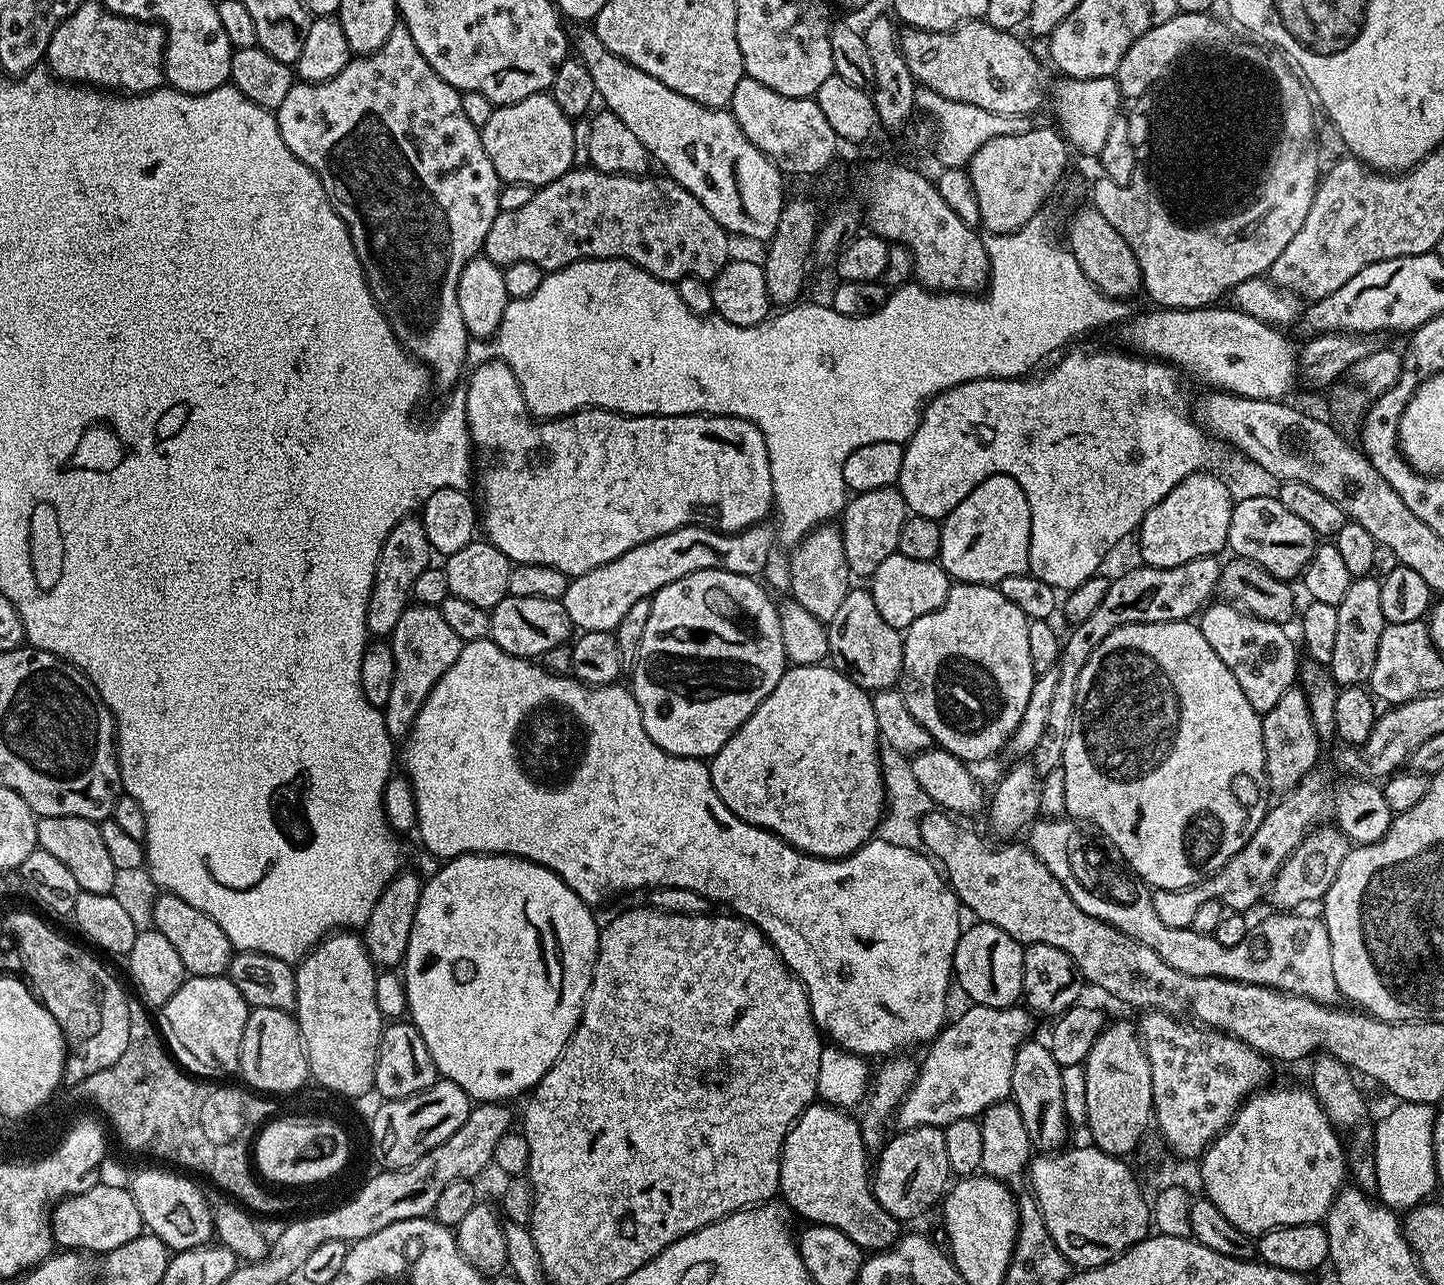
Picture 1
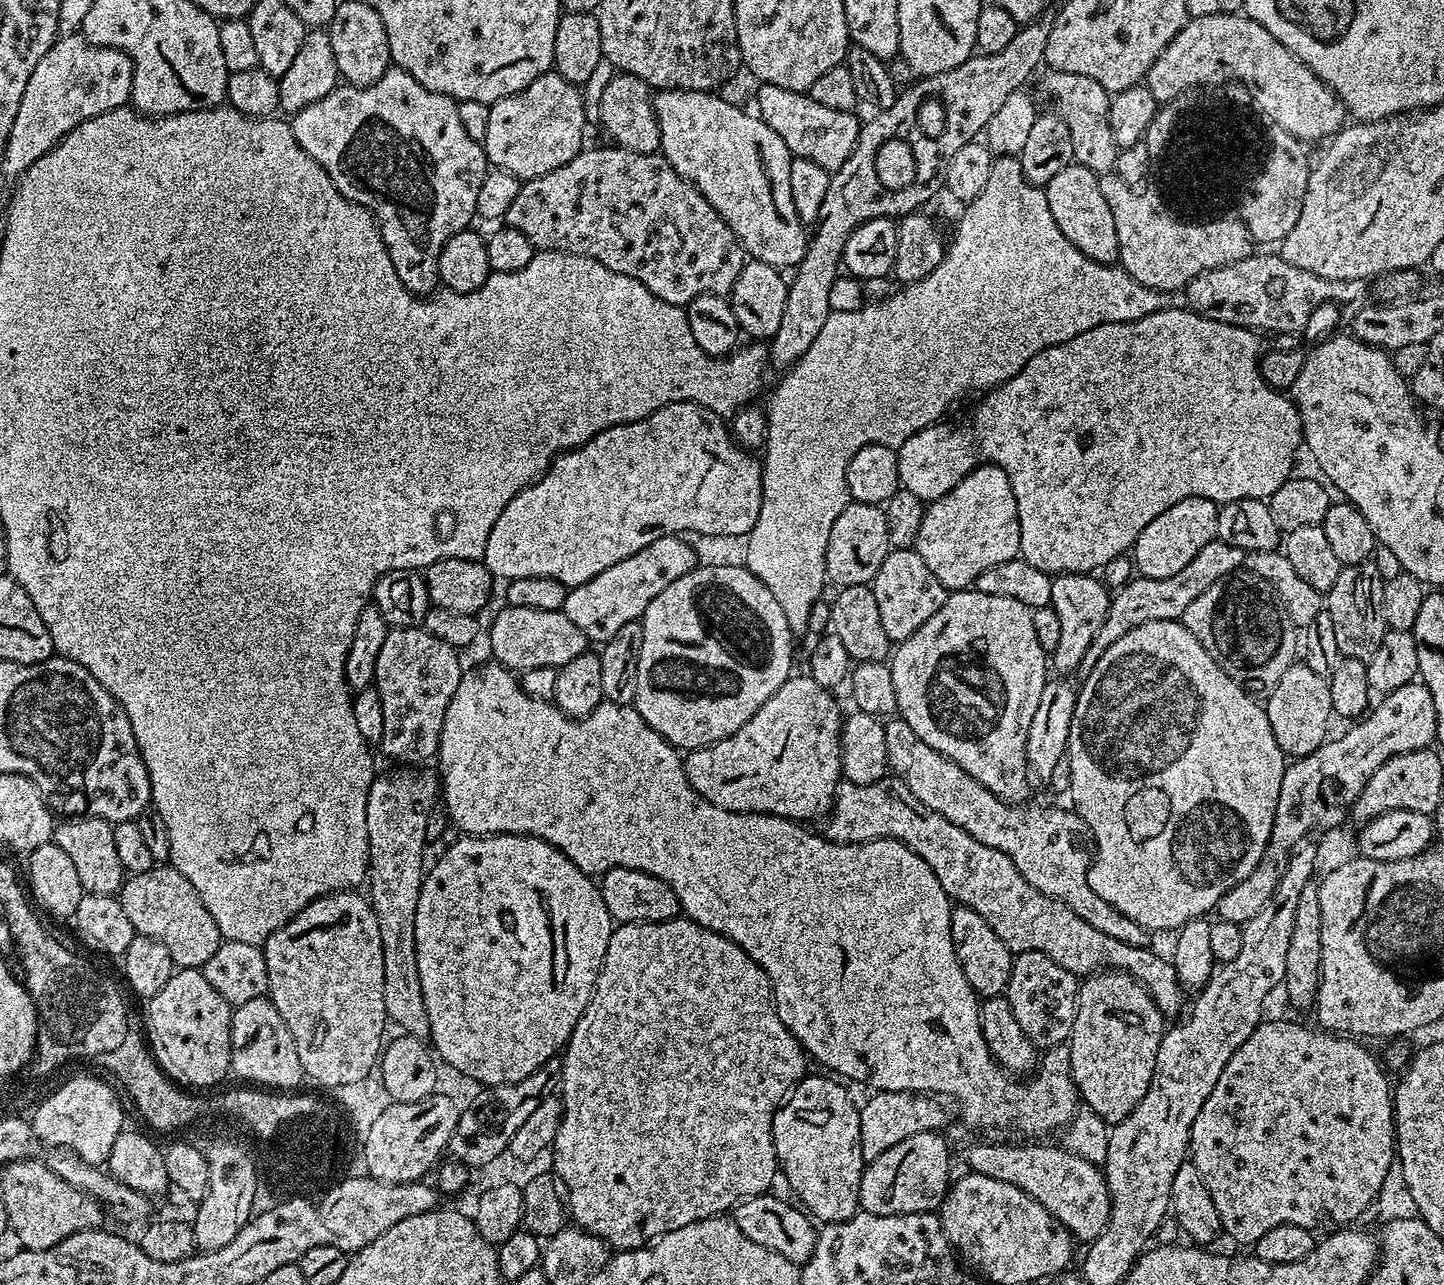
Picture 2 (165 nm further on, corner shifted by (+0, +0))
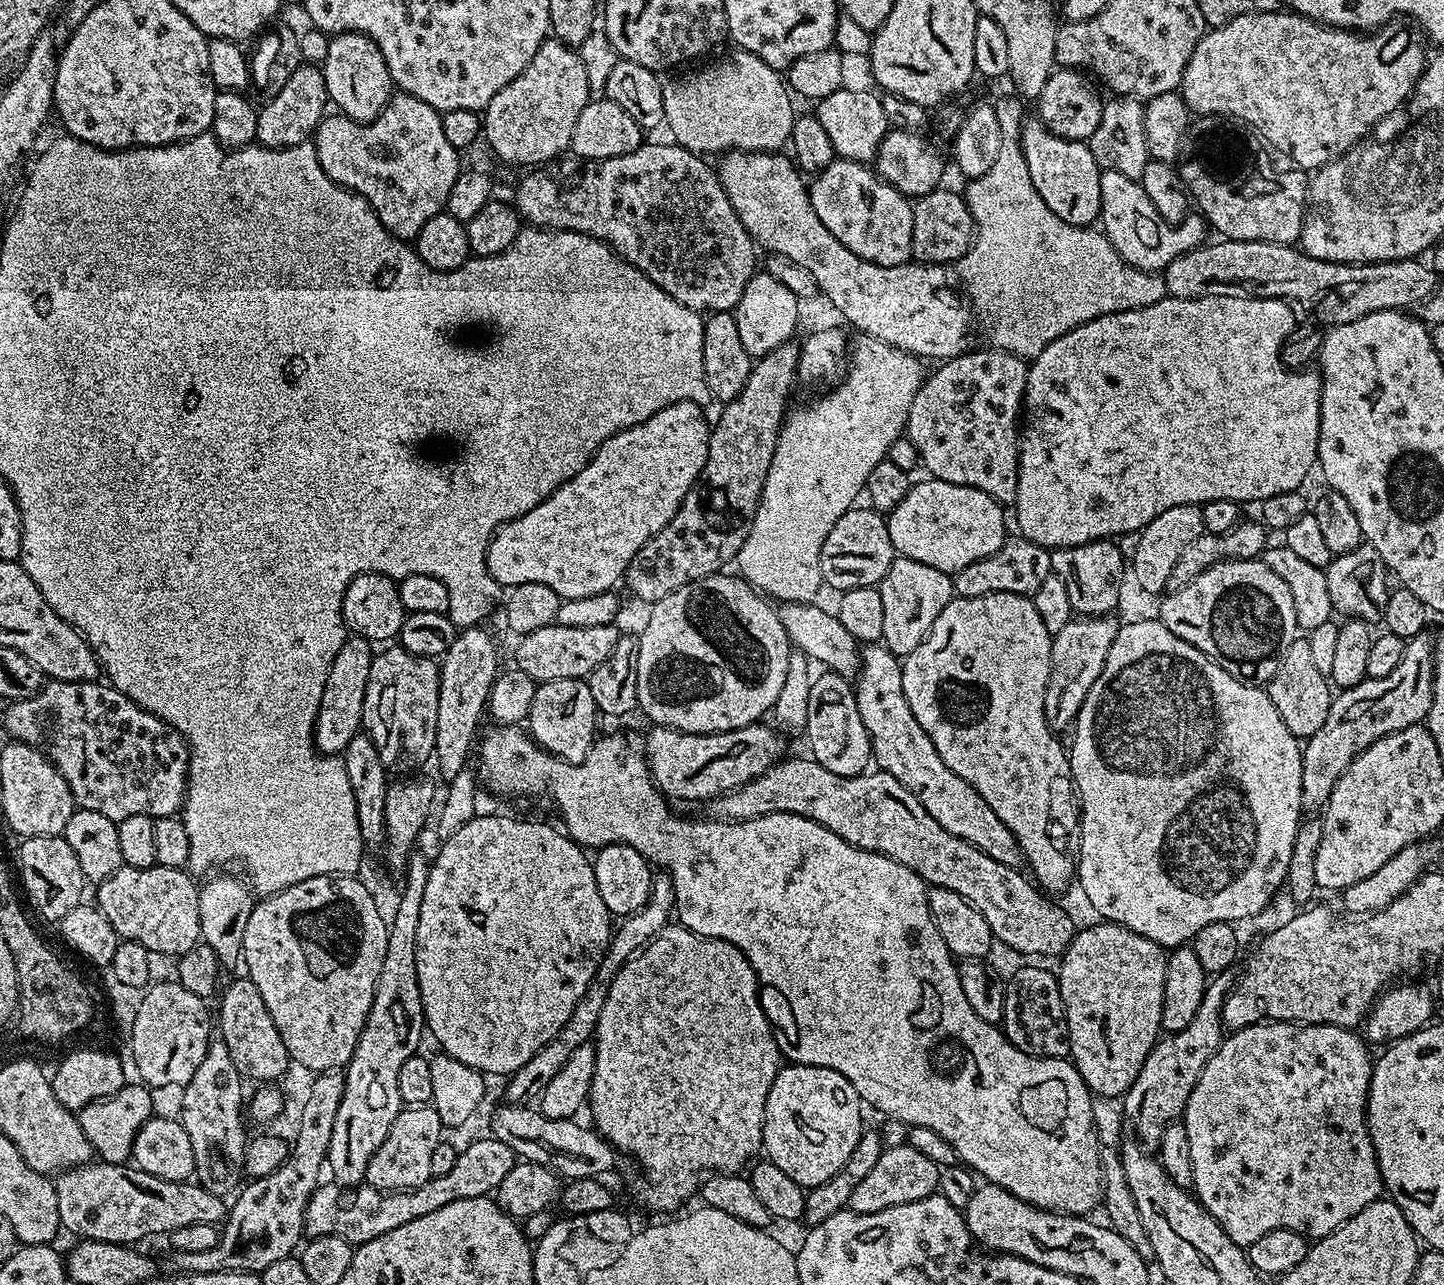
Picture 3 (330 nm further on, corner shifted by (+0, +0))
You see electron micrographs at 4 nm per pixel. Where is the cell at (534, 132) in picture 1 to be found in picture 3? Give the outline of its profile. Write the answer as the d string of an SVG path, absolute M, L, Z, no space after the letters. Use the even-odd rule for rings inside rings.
M549 38L530 58L526 70L514 78L482 112L482 136L492 152L508 164L544 166L547 160L571 149L575 123L590 101L586 67L575 47Z

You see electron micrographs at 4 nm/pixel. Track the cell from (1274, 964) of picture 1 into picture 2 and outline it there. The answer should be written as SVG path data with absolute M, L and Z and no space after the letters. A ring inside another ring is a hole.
M889 719L884 729L891 775L910 786L910 794L914 794L922 806L930 806L930 810L954 822L954 826L964 828L966 834L982 842L982 846L1002 850L1034 890L1042 890L1042 894L1070 906L1070 910L1074 910L1082 922L1090 922L1094 930L1102 930L1102 934L1110 934L1110 938L1118 938L1118 942L1126 942L1135 948L1143 948L1149 943L1149 929L1138 926L1138 922L1126 918L1122 910L1110 906L1110 902L1098 898L1098 894L1090 890L1090 836L1087 831L1076 829L1085 827L1079 812L1067 812L1064 808L1024 808L1028 806L998 798L986 790L982 782L970 778L962 766L926 746L905 720Z

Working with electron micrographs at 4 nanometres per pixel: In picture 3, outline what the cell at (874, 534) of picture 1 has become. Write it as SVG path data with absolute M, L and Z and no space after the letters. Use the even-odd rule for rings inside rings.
M853 506L834 522L834 530L826 534L820 555L820 574L825 585L840 588L846 593L852 588L871 588L879 585L881 578L890 570L894 553L887 519L871 506Z

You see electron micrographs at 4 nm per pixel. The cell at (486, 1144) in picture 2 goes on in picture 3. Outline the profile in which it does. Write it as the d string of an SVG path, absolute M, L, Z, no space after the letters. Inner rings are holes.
M667 874L653 875L650 898L646 902L646 906L642 906L642 910L638 910L634 914L623 917L615 925L612 939L608 941L608 950L604 953L602 962L596 971L596 977L590 982L590 986L586 986L586 994L582 994L582 998L578 998L578 1006L574 1006L574 1014L570 1014L570 1018L560 1026L555 1038L549 1044L544 1045L542 1050L538 1050L538 1054L534 1054L534 1058L530 1058L530 1062L526 1062L526 1066L511 1073L510 1079L507 1081L507 1083L509 1082L509 1097L507 1098L509 1101L524 1102L527 1101L527 1096L539 1097L547 1083L554 1078L554 1074L558 1074L558 1070L562 1069L563 1064L570 1058L570 1054L573 1054L578 1046L582 1046L583 1043L591 1041L595 1037L598 1018L602 1018L602 1006L606 1006L606 994L610 982L616 977L620 967L631 956L635 956L673 919L675 903L676 895L672 889L671 877Z

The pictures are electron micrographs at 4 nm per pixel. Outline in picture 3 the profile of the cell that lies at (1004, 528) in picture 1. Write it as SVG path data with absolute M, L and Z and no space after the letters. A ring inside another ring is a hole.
M924 478L924 481L913 483L912 488L894 506L893 512L887 513L888 533L892 543L893 553L914 558L914 562L926 562L926 566L934 566L934 570L942 570L955 574L960 569L978 562L982 558L990 558L992 552L1000 549L1002 535L1000 536L1000 511L999 500L984 496L982 490L973 488L958 488L950 482Z

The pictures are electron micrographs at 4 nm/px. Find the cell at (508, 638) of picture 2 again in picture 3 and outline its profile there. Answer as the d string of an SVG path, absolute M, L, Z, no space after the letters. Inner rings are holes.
M615 623L606 626L562 626L551 624L542 626L530 634L519 637L520 645L516 648L515 667L520 668L537 682L546 680L583 680L593 672L618 646L621 629Z

